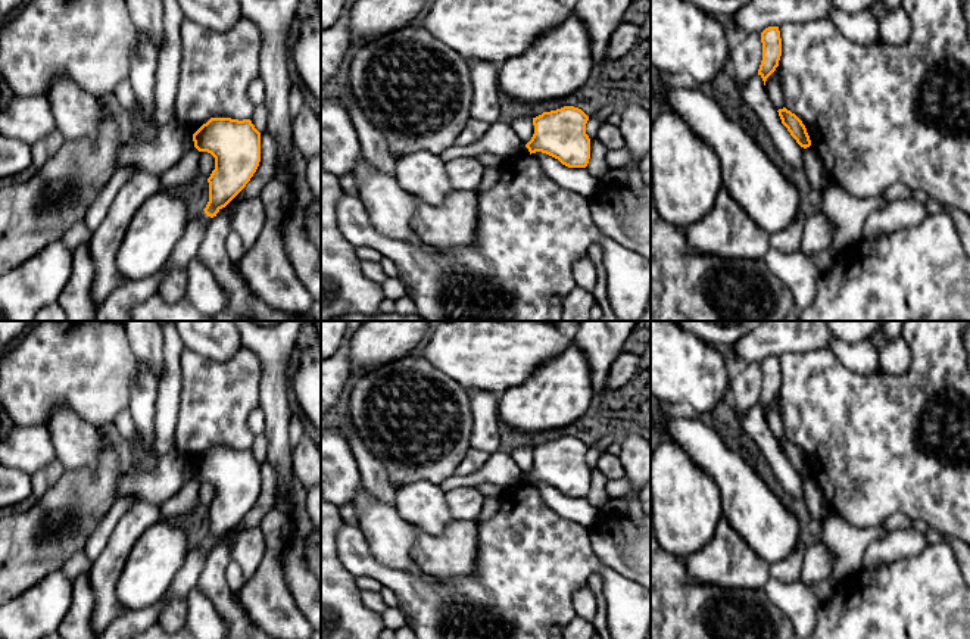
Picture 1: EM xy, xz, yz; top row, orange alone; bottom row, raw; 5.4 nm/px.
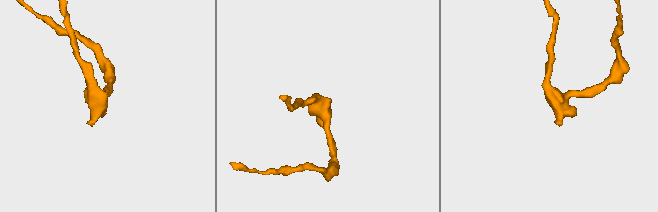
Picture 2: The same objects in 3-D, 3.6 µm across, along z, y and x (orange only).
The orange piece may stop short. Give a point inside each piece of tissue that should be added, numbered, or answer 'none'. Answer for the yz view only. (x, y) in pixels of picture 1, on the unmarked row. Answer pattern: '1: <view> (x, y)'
none

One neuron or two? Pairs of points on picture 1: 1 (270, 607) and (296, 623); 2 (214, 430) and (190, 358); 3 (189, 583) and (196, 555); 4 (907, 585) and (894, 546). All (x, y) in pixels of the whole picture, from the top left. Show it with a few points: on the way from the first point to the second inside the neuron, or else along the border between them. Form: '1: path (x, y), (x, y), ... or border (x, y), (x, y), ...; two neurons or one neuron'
1: path (275, 613), (290, 623); one neuron
2: path (214, 412), (214, 395), (200, 376); one neuron
3: path (189, 576), (195, 563); one neuron
4: border (929, 544), (914, 555), (864, 567); two neurons

